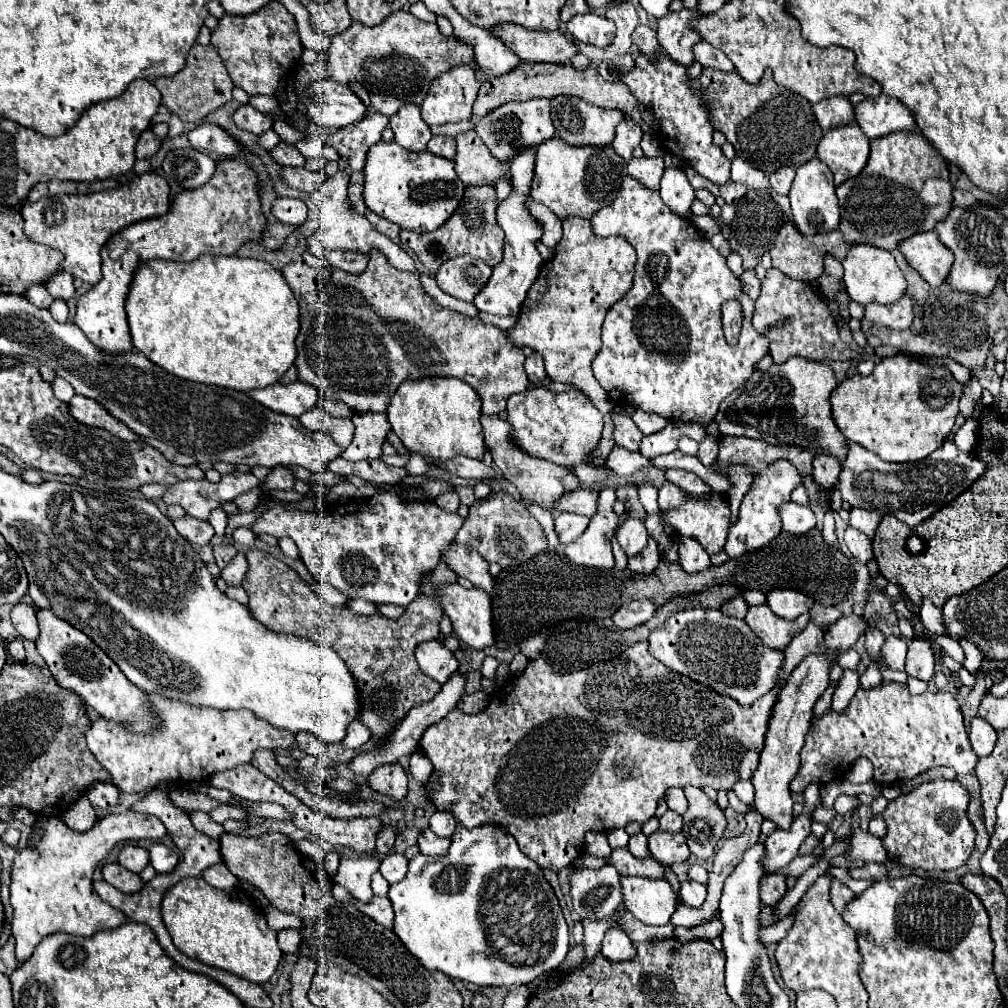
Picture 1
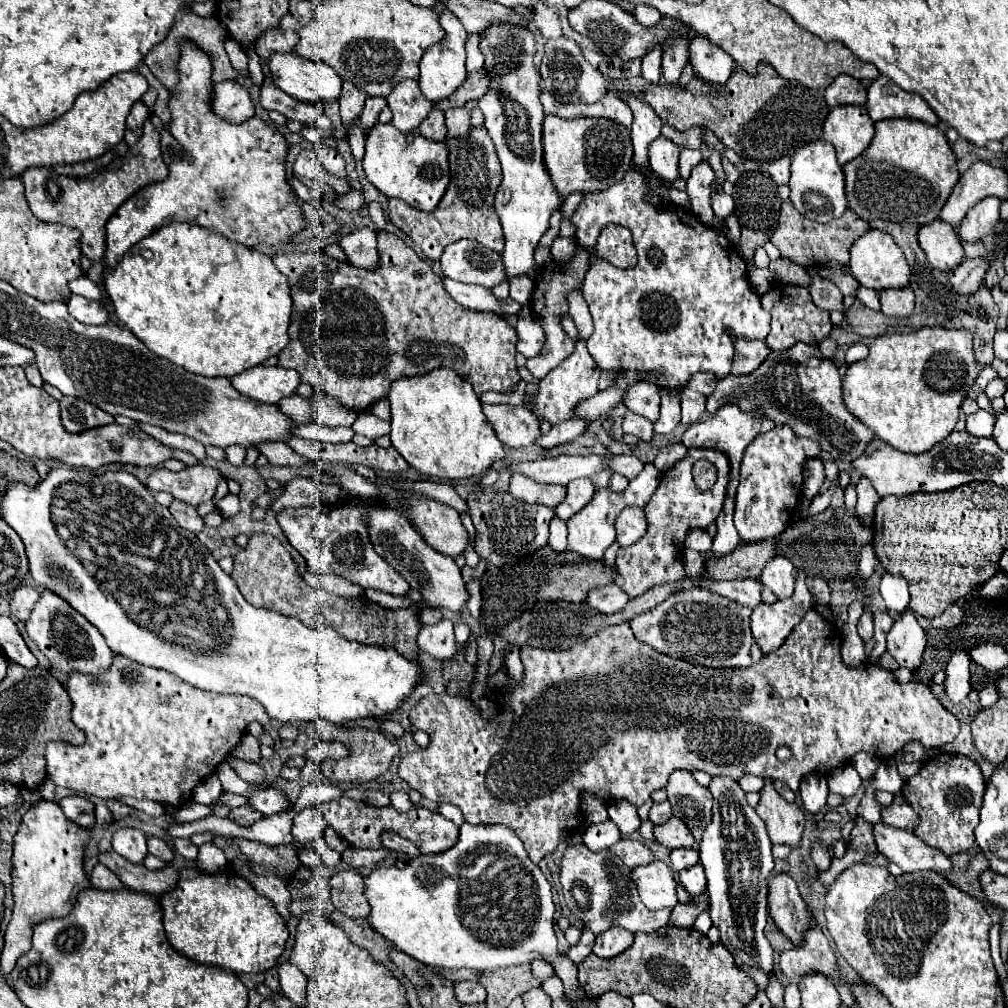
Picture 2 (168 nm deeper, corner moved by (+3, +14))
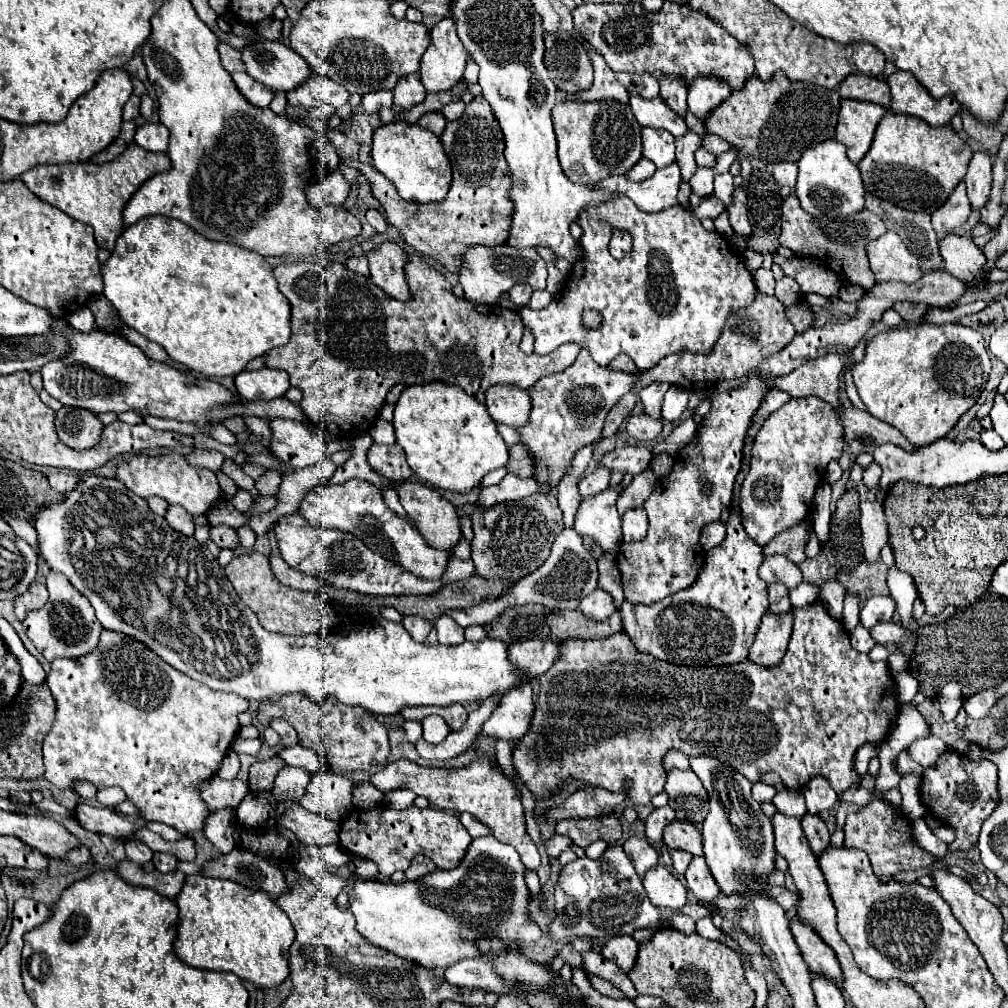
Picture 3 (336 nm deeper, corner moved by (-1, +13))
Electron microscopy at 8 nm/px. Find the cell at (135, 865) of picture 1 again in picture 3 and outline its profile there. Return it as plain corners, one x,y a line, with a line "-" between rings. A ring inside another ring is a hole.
128,840
126,842
126,858
136,862
136,864
148,862
152,858
152,854
154,852
144,842
140,842
140,840

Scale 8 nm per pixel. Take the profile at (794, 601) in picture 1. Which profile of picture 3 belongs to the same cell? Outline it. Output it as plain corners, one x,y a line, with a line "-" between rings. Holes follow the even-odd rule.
770,556
770,558
766,558
762,562
758,574
760,574
760,578
764,578
764,582
768,582
768,584
780,582
788,590
796,588
802,582
800,568
794,562
790,562
788,558
784,558
784,556

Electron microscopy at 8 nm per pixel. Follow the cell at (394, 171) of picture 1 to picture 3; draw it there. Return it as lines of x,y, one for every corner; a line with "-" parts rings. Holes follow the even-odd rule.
396,120
380,126
372,136
374,168
384,174
404,200
412,202
442,202
450,190
452,168
440,144
440,138
418,124

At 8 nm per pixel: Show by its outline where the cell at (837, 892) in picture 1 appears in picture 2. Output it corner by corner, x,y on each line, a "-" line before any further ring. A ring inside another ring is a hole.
816,841
816,843
812,845
812,861
816,863
818,871
826,871
826,869
830,867
830,859
832,859
832,855
830,855
828,847
826,847
824,843

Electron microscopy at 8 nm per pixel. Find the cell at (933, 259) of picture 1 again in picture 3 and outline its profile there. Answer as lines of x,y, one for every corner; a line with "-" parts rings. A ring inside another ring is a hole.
948,234
938,242
940,256
944,260
944,268
956,276
976,286
982,284
982,266
986,262
982,250
968,236

